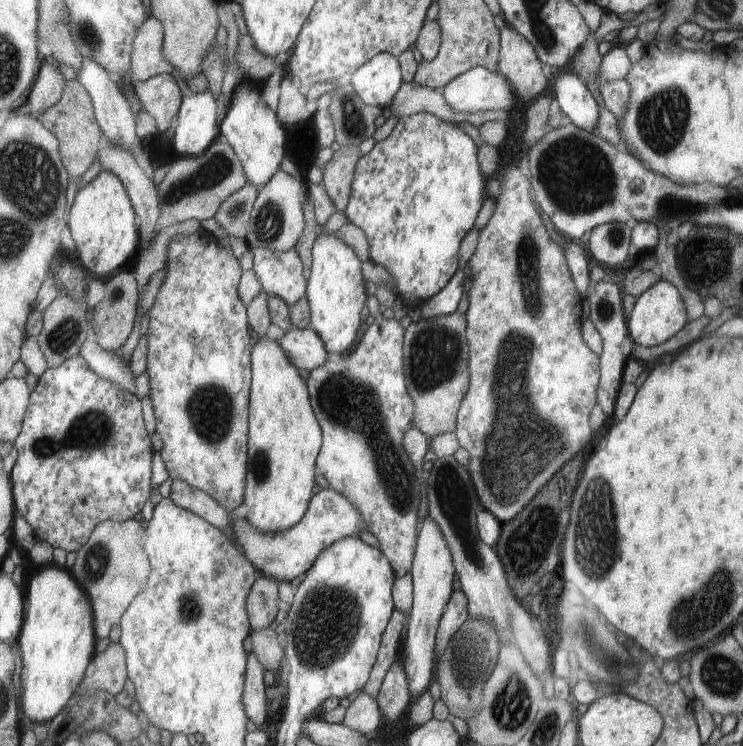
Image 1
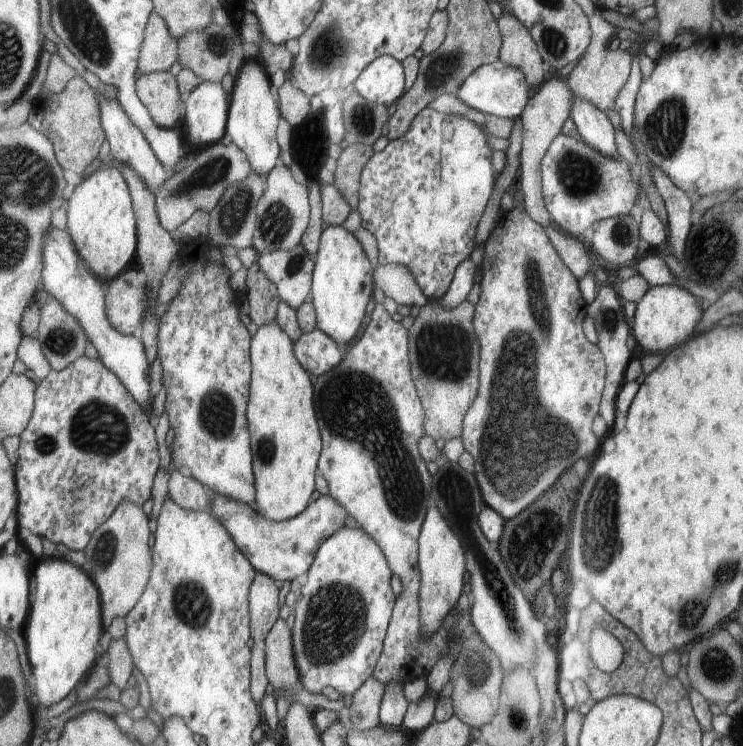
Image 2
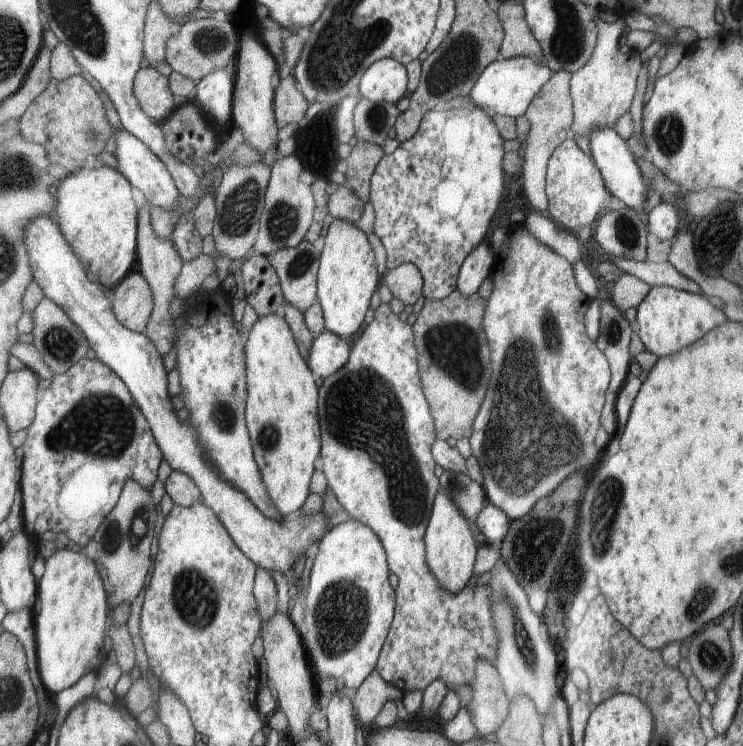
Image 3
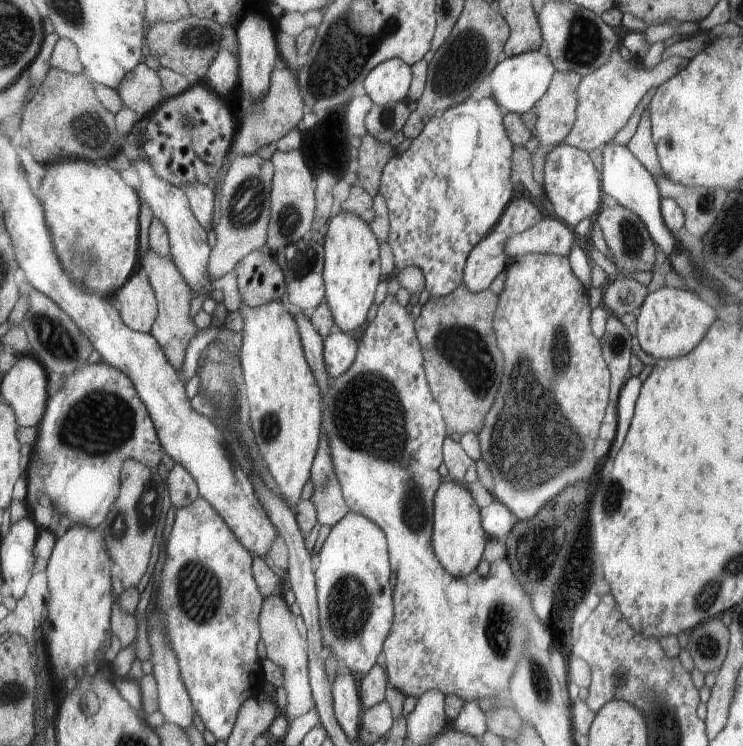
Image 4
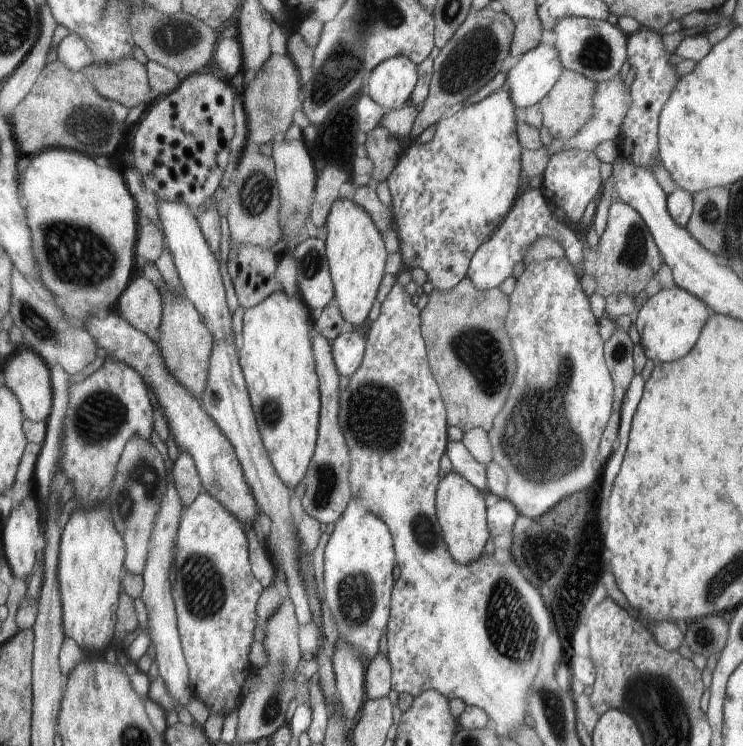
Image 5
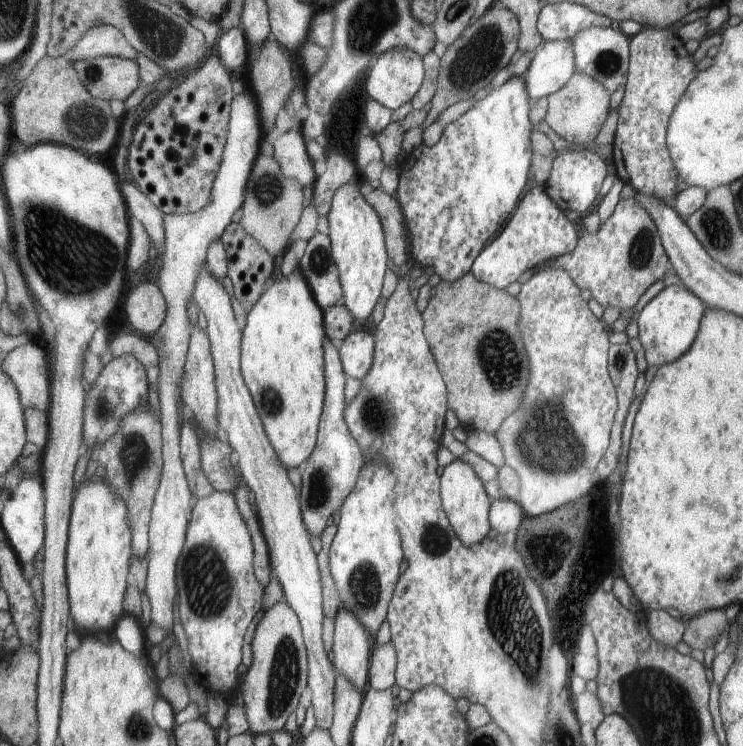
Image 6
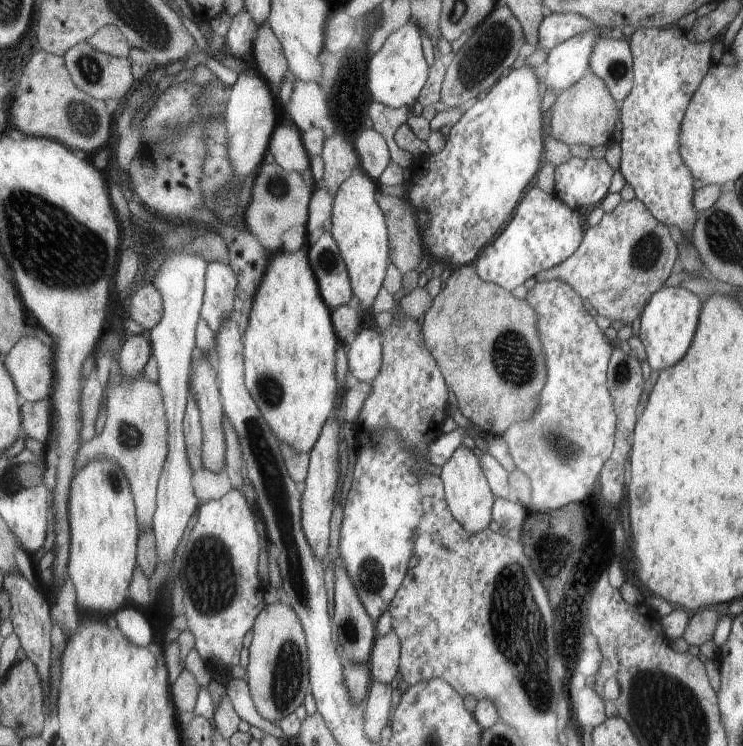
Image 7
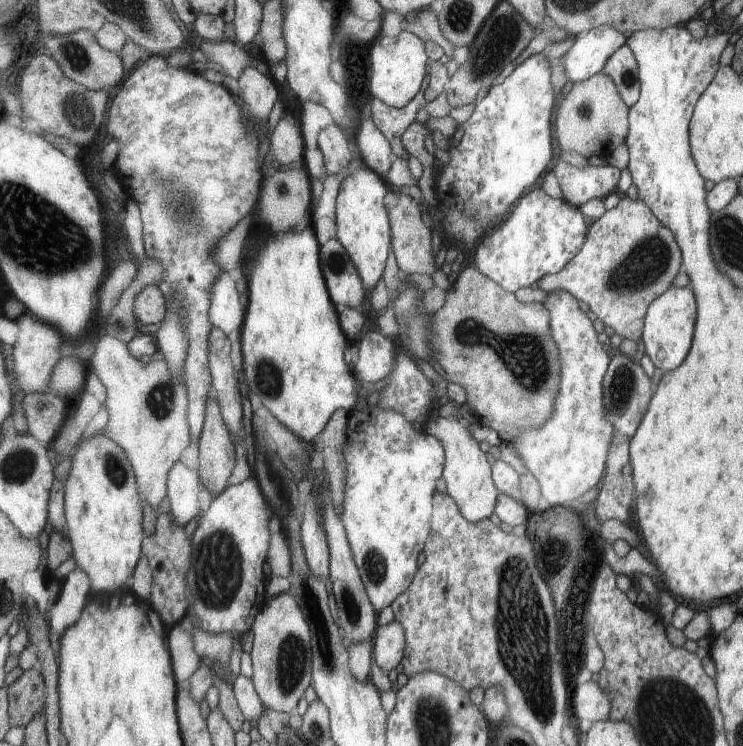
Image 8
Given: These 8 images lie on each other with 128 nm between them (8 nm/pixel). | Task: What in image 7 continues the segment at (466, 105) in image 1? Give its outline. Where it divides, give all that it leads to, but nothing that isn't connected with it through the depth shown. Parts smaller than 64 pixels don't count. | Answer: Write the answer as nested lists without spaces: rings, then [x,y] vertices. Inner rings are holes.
[[[613,27],[606,31],[591,29],[577,33],[567,41],[549,49],[541,68],[543,89],[553,89],[556,93],[567,89],[580,80],[589,70],[589,56],[601,38],[625,39],[621,28]]]

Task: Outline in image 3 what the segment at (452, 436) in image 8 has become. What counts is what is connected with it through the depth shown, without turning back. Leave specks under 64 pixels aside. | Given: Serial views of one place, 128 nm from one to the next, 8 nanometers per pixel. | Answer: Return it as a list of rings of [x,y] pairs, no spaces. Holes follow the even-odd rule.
[[[437,491],[432,512],[428,518],[428,526],[424,534],[426,546],[426,563],[438,583],[450,593],[461,590],[471,578],[476,562],[475,539],[468,520],[445,491]]]

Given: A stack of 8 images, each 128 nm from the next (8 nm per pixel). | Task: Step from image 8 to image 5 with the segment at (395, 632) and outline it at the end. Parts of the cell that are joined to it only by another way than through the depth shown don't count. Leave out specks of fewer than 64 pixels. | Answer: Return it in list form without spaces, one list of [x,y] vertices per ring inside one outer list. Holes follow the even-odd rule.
[[[376,653],[369,662],[365,674],[365,691],[369,699],[387,697],[391,689],[391,662],[387,655]]]

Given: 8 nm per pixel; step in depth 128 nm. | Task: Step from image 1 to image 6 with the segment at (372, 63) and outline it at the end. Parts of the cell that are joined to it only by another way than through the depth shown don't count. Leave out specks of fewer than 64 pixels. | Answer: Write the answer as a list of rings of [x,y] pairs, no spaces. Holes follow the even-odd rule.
[[[389,48],[371,66],[371,70],[365,78],[365,92],[370,99],[381,106],[385,106],[387,109],[397,109],[408,101],[412,101],[421,87],[421,82],[424,82],[422,56],[407,48]]]

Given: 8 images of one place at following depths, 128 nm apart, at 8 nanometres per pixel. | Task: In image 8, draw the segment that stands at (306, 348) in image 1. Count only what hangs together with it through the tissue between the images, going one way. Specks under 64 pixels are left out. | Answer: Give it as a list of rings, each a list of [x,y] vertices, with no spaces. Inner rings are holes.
[[[367,332],[358,344],[358,356],[353,368],[357,384],[385,379],[393,367],[396,341],[379,332]]]

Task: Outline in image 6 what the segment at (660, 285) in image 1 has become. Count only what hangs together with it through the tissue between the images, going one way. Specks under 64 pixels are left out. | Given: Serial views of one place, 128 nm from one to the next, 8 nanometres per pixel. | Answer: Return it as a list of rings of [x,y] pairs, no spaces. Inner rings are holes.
[[[665,286],[644,305],[636,320],[637,338],[645,351],[647,365],[659,367],[681,357],[699,332],[700,320],[707,312],[704,302],[683,286]]]

